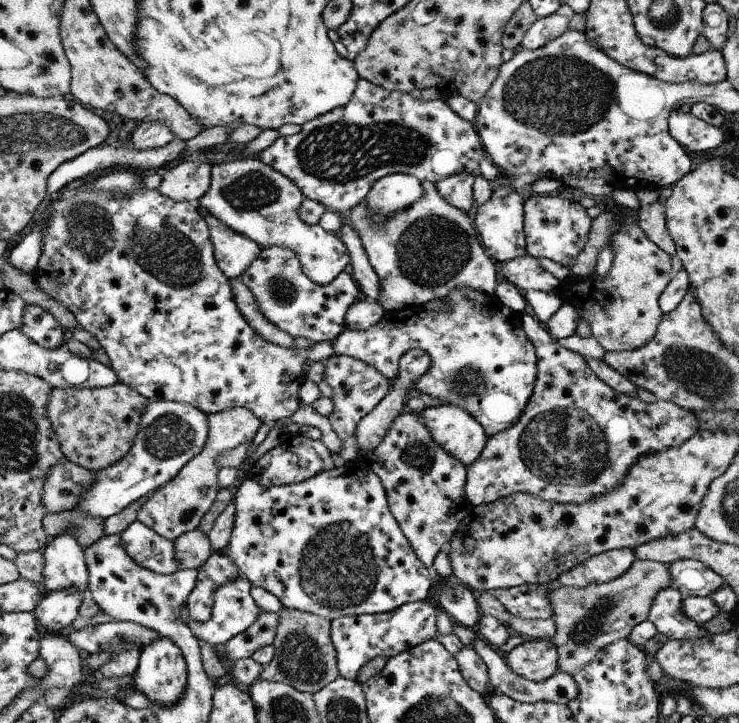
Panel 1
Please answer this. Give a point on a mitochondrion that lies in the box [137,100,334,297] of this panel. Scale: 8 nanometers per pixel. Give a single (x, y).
(251, 192)

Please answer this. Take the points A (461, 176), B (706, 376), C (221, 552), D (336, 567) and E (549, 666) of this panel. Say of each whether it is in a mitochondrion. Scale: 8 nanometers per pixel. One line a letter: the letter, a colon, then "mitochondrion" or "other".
A: other
B: mitochondrion
C: other
D: mitochondrion
E: other

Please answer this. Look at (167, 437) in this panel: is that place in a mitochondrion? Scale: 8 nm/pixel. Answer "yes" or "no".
yes

